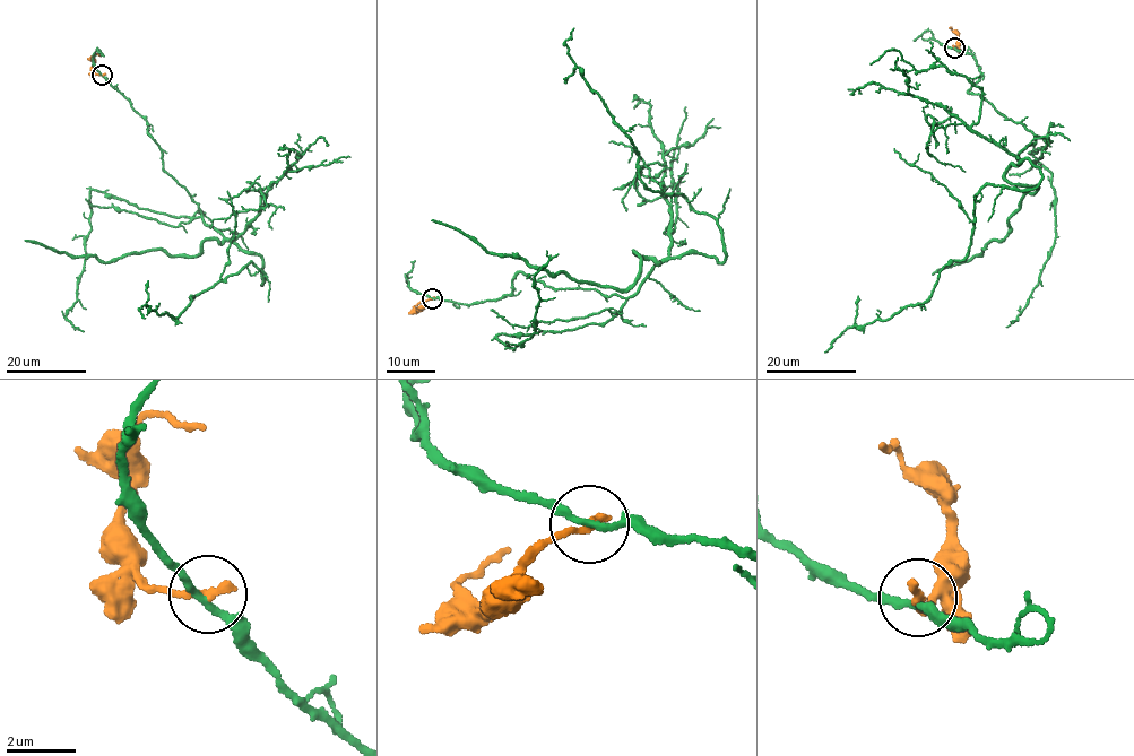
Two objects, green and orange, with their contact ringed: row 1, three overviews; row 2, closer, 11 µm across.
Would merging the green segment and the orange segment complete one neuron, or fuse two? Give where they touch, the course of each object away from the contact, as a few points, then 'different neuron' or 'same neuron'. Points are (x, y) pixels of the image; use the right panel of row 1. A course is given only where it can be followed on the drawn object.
at (954, 48); green runs (954, 48), (980, 68), (969, 93), (1035, 137), (1018, 156), (1042, 180), (985, 185), (932, 295), (824, 352); orange runs (954, 48), (958, 36), (949, 28); different neuron

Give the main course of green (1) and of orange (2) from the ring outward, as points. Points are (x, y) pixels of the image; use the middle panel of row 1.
1: (432, 298), (496, 300), (521, 272), (628, 298), (659, 262), (725, 261), (718, 222), (643, 185), (573, 28)
2: (432, 298), (417, 311), (414, 306), (421, 302)

